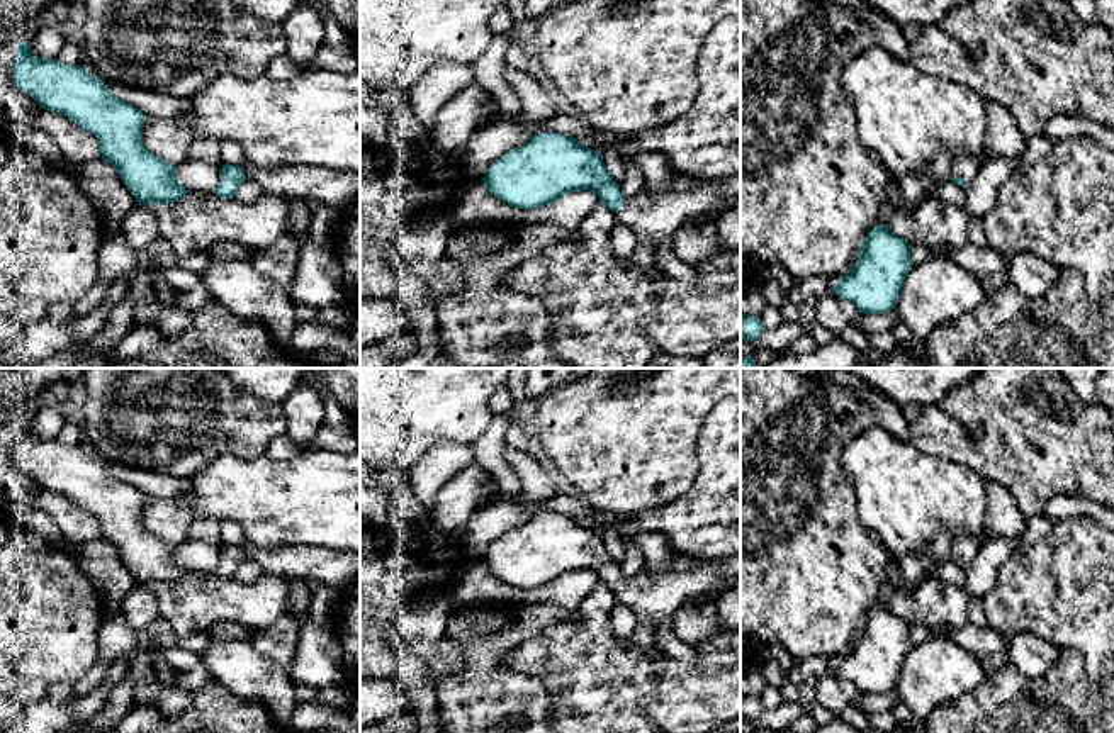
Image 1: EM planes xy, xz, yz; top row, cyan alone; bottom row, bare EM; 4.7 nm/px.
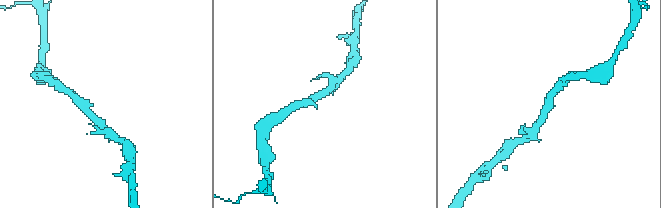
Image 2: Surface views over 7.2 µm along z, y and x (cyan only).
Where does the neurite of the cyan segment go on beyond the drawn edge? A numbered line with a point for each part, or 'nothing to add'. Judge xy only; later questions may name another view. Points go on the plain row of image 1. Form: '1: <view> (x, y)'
1: xy (337, 569)

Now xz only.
1: xz (654, 599)

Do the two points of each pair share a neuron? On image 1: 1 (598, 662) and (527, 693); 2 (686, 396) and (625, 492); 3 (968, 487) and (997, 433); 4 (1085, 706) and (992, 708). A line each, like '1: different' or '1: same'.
1: different
2: same
3: different
4: same

